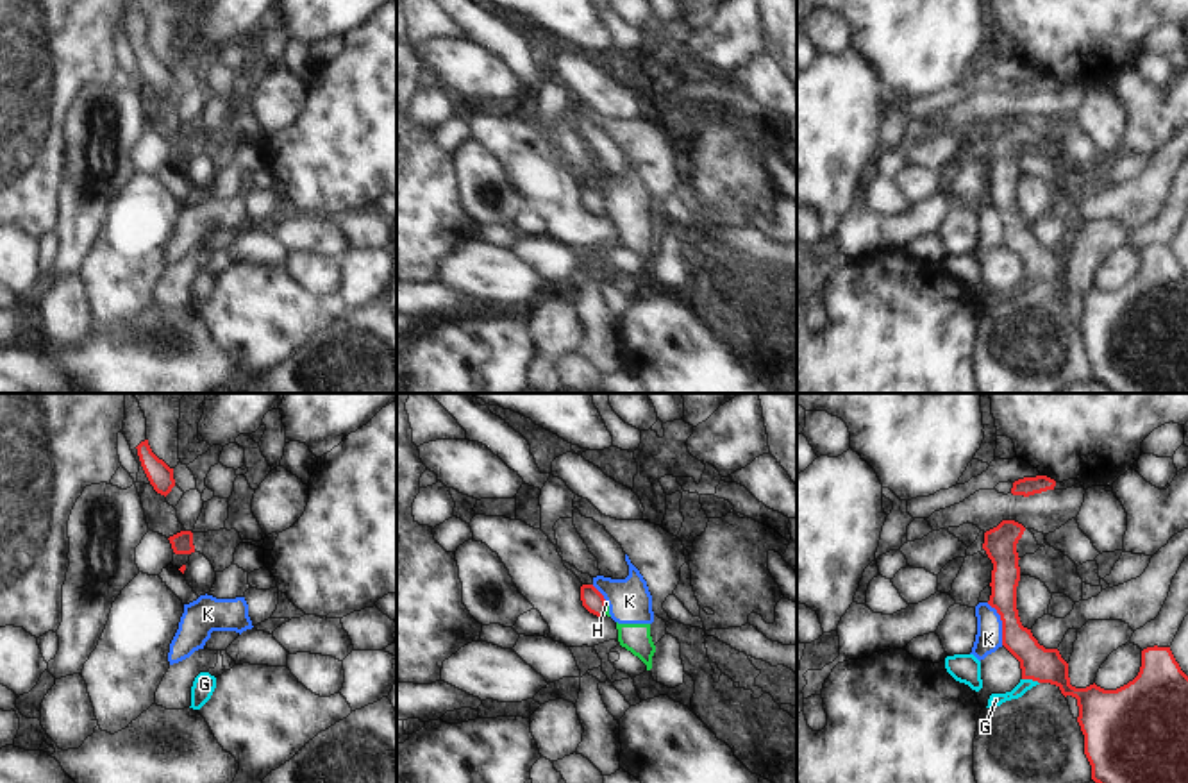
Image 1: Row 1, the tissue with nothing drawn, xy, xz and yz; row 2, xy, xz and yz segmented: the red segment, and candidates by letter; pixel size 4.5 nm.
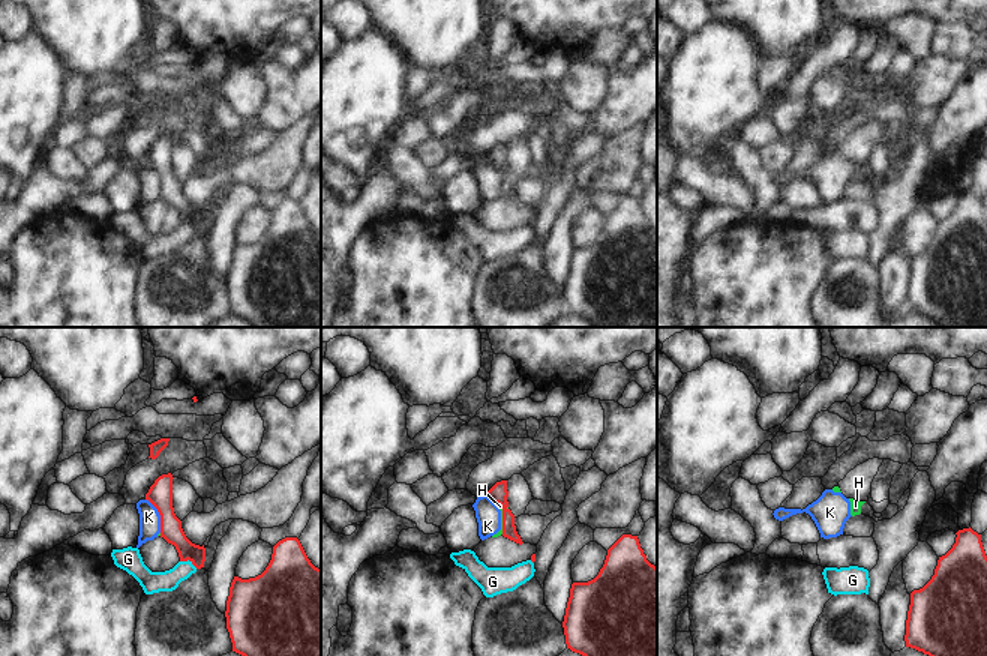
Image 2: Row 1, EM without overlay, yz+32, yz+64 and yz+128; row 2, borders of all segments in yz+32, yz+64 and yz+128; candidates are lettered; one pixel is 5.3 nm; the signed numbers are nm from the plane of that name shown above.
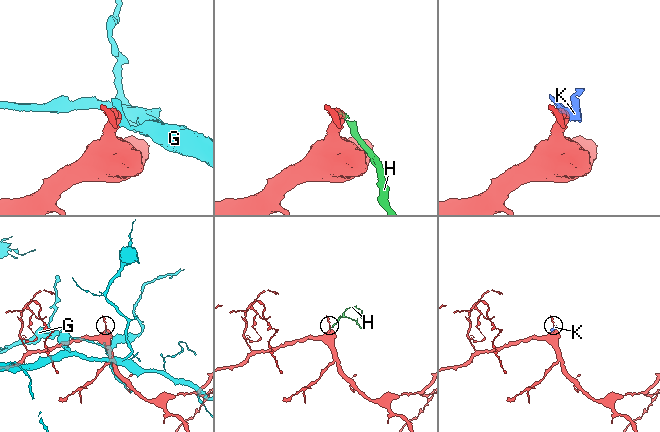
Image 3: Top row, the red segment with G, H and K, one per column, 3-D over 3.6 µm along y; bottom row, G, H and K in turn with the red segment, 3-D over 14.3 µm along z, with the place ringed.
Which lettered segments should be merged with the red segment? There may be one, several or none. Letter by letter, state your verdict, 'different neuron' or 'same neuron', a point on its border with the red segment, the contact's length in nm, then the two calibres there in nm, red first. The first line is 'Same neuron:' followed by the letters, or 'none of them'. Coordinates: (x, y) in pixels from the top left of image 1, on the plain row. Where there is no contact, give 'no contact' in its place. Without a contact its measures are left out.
Same neuron: none of them
G: different neuron; contact yz (1031, 277); length 80 nm; calibres 160 and 60 nm
H: different neuron; contact xz (604, 208); length 60 nm; calibres 100 and 20 nm
K: different neuron; contact yz (1003, 222); length 200 nm; calibres 160 and 120 nm

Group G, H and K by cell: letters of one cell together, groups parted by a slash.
G / H K

